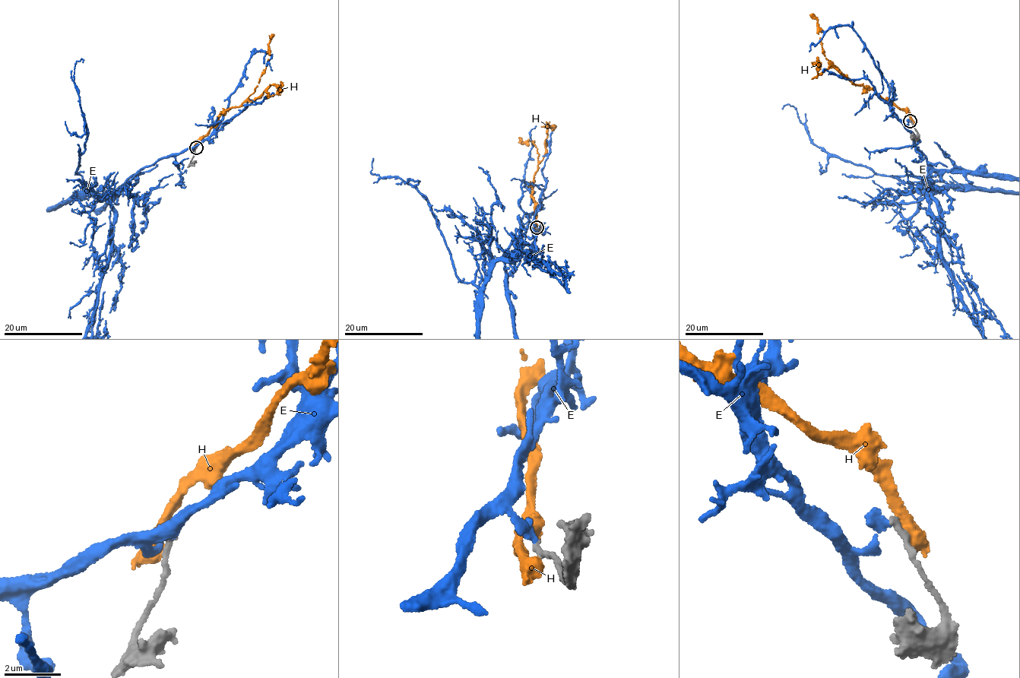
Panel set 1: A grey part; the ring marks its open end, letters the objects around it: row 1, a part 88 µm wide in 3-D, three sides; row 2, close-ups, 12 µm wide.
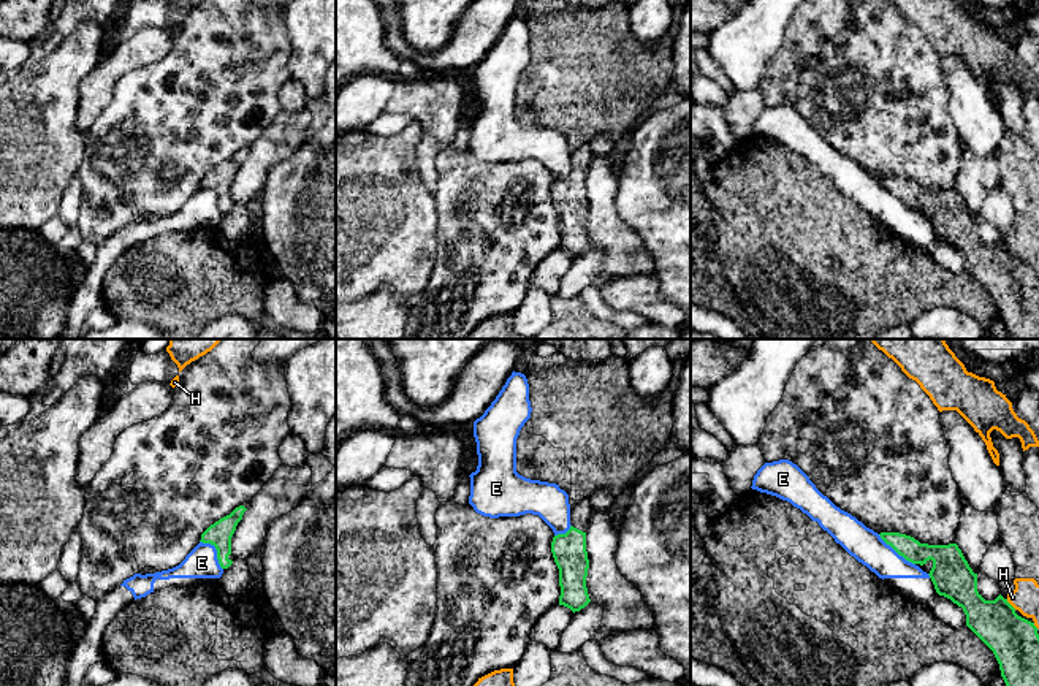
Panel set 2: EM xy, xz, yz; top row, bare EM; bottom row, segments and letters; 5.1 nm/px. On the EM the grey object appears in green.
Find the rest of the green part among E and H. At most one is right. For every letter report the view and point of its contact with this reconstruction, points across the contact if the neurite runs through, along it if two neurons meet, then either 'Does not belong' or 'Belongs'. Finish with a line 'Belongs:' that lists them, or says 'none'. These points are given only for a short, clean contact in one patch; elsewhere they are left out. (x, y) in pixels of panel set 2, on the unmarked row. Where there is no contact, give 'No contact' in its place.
E: Touches green at yz (897, 197). Boundary: yz (878, 179), (914, 209). Does not belong
H: Touches green at yz (1009, 249). Boundary: yz (1006, 244), (1016, 254). Does not belong
Belongs: none

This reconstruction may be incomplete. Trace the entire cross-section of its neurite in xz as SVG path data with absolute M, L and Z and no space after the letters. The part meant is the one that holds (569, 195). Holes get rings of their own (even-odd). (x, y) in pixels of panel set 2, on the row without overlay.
M589 144L570 151L570 174L558 179L551 187L551 198L559 214L559 250L573 258L584 253L591 244L586 233L589 204L586 196L586 176L592 160Z

